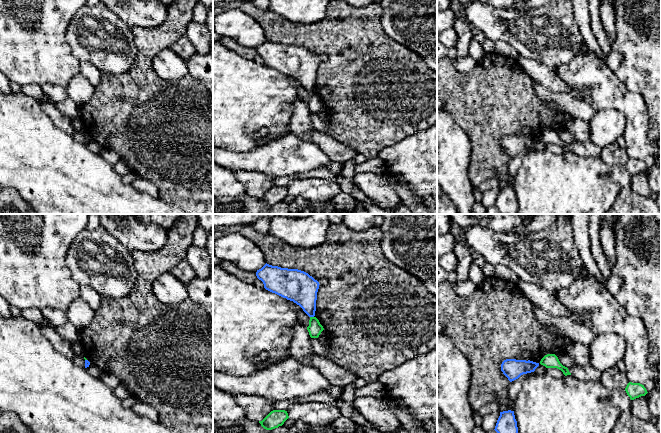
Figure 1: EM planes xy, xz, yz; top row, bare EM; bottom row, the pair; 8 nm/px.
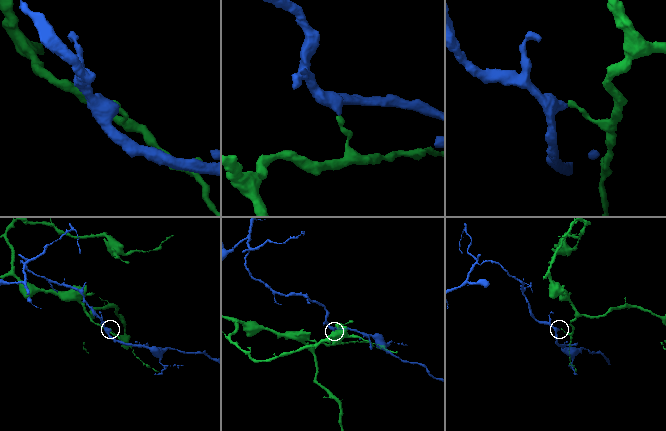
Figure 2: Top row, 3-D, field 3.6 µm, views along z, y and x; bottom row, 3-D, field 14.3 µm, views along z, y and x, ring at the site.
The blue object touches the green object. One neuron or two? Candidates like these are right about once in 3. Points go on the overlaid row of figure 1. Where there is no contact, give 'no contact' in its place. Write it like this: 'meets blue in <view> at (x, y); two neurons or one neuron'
meets blue in xz at (312, 316); two neurons

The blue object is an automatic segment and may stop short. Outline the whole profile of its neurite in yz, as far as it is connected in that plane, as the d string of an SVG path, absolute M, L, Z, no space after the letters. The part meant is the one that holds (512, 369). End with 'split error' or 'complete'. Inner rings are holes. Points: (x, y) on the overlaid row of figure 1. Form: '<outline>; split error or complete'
M506 359L501 364L501 371L512 382L523 374L534 372L538 366L539 363L530 360Z; complete

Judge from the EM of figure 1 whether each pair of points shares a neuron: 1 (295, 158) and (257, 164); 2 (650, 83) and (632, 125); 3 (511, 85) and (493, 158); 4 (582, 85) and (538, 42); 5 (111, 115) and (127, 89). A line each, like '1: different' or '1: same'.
1: same
2: different
3: same
4: different
5: same

